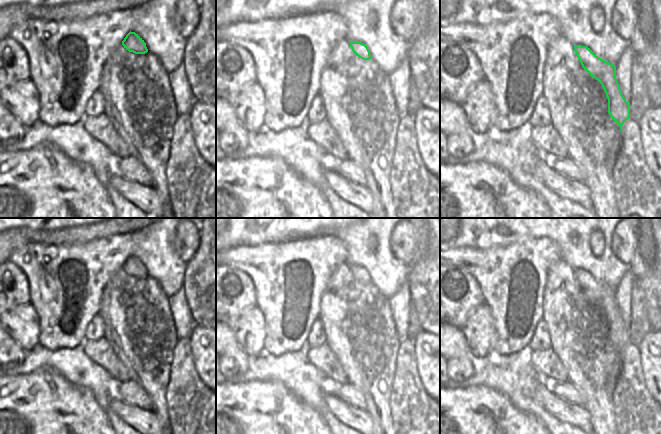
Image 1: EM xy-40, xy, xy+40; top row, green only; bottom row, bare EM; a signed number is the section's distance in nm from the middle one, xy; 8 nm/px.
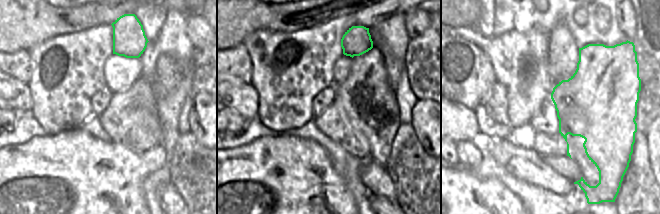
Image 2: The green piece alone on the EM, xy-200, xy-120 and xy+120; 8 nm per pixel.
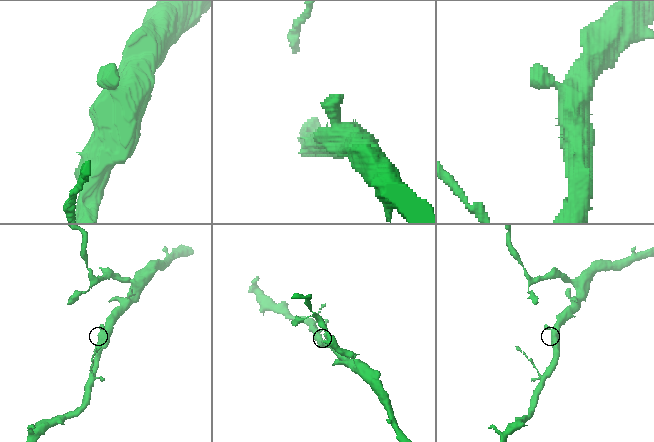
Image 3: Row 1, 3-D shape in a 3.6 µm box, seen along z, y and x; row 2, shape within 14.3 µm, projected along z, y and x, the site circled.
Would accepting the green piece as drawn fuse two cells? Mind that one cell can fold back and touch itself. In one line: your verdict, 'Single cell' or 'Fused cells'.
Single cell.

